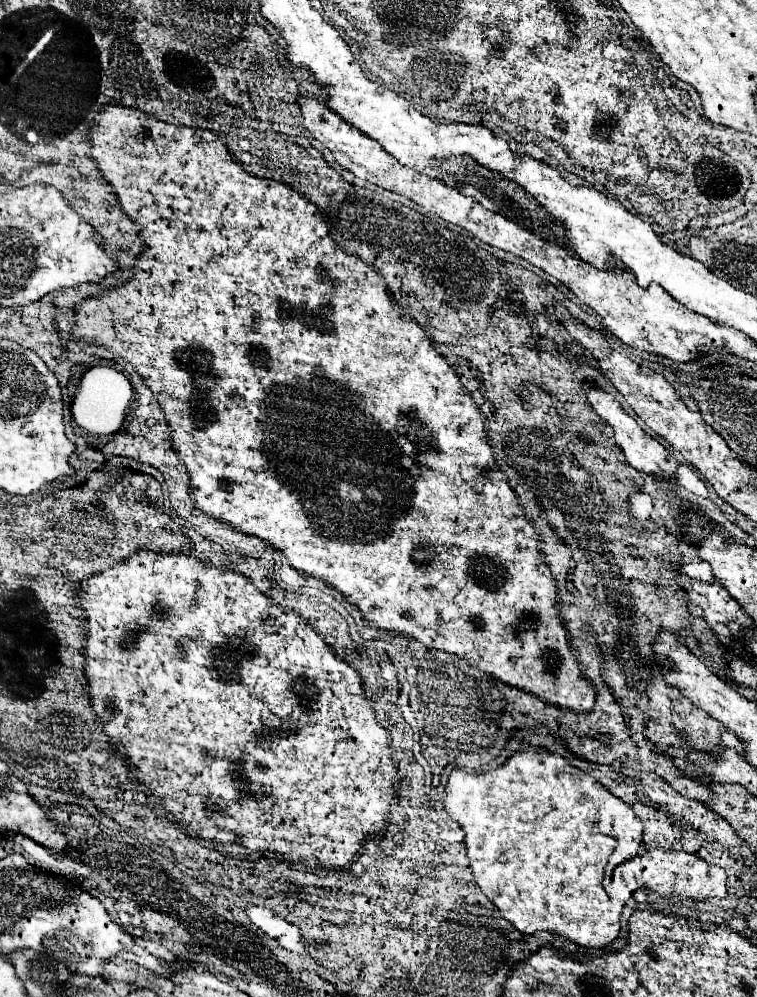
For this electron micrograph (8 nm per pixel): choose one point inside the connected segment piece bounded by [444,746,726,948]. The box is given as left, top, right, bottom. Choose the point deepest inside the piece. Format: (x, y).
(542, 836)

